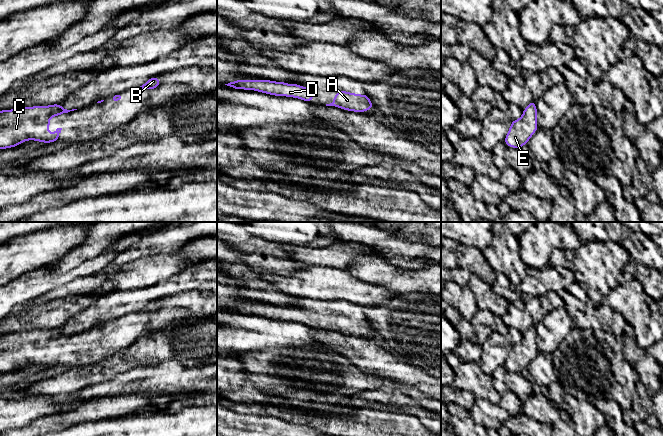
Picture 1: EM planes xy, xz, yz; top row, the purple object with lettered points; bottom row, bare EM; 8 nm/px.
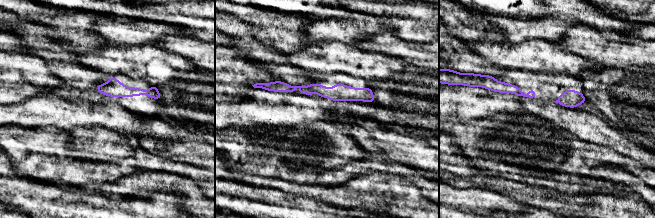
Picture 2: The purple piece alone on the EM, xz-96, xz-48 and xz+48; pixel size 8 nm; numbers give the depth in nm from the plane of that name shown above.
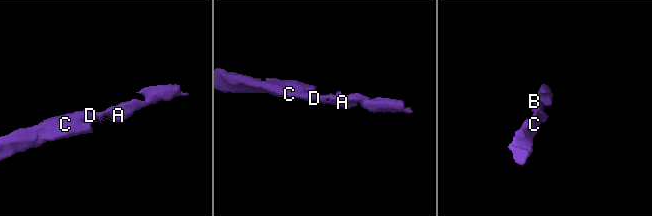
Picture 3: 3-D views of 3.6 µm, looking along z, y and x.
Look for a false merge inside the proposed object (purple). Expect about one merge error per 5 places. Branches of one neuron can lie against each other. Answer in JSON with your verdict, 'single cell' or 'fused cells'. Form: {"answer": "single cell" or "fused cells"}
{"answer": "single cell"}

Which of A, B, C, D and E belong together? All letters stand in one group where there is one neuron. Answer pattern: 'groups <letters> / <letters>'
groups A B C D E

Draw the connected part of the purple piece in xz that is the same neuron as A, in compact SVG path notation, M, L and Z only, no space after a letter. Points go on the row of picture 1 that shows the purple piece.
M343 90L338 91L333 99L334 101L330 104L326 104L326 106L334 106L353 112L365 112L370 110L371 108L374 108L371 100L366 95L366 93L359 95Z

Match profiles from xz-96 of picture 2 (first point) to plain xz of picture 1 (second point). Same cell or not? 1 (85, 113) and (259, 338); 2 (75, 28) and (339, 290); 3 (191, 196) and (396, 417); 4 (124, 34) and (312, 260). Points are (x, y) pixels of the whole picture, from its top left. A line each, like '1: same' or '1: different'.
1: same
2: different
3: same
4: same

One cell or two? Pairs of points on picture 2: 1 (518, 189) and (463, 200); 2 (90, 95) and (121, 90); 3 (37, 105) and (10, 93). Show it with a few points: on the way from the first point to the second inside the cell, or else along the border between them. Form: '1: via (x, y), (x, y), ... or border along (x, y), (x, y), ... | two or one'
1: border along (458, 187), (482, 188) | two
2: via (98, 95), (113, 93) | one
3: border along (27, 98), (21, 102), (10, 104) | two

